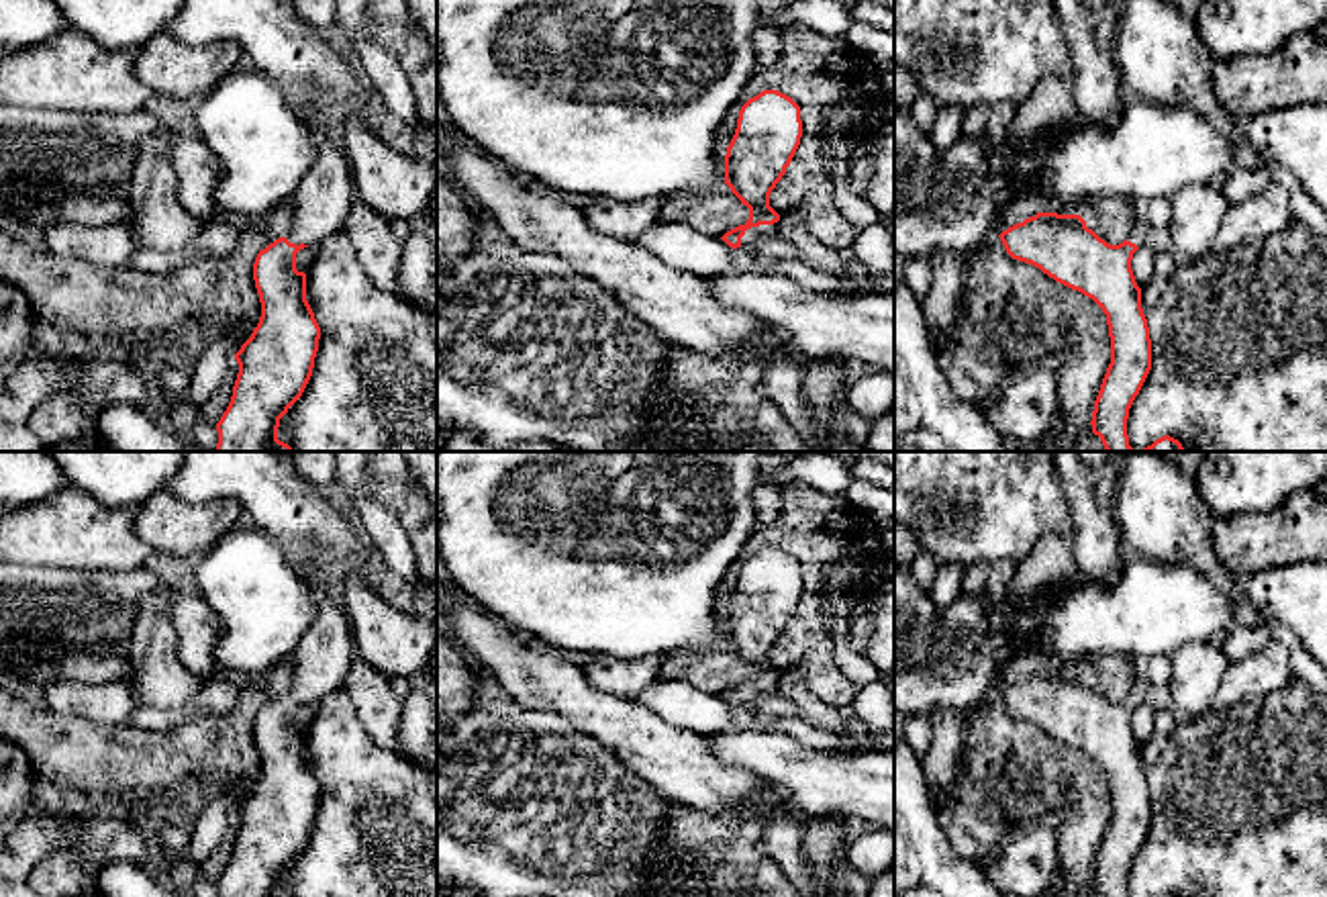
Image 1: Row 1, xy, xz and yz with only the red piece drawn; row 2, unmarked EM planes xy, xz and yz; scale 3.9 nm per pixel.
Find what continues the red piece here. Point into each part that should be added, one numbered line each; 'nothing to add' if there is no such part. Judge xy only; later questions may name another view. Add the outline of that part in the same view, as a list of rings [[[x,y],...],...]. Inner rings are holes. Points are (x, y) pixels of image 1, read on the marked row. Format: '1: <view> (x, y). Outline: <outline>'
1: xy (323, 201). Outline: [[[302,100],[292,102],[300,110]],[[312,112],[300,114],[318,137],[318,159],[292,198],[294,221],[286,239],[296,245],[321,245],[343,227],[355,202],[355,186],[345,153],[331,141],[325,125]]]

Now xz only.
1: xz (754, 233). Outline: [[[778,223],[774,225],[759,225],[745,231],[741,237],[741,247],[753,247],[757,239],[770,233],[780,233]]]

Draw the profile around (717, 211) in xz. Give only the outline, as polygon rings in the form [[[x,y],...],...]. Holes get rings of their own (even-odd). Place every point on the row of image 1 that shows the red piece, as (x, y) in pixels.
[[[719,182],[706,194],[678,194],[664,202],[659,223],[684,223],[704,235],[723,237],[727,231],[745,225],[749,208]]]

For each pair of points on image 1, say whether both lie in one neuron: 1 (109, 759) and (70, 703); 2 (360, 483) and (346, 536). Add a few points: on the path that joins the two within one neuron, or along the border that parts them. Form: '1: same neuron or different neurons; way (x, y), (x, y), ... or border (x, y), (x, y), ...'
1: different neurons; border (45, 707), (92, 722), (125, 726)
2: different neurons; border (354, 515), (378, 556)

